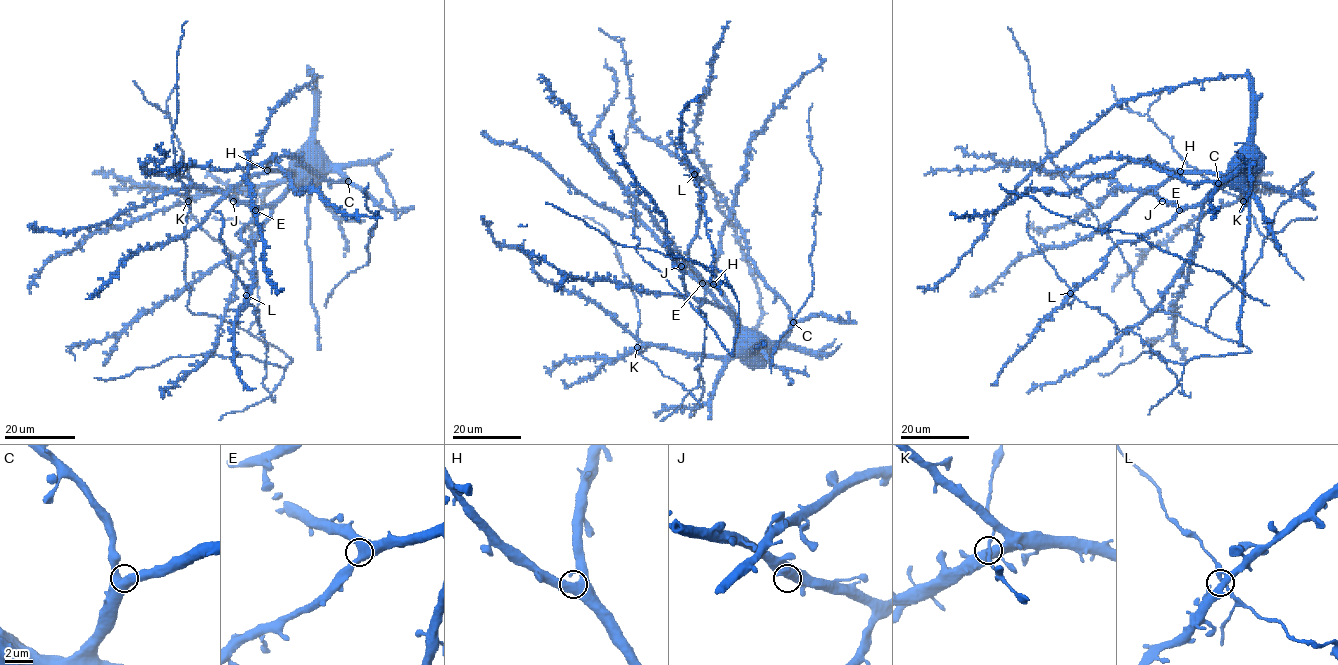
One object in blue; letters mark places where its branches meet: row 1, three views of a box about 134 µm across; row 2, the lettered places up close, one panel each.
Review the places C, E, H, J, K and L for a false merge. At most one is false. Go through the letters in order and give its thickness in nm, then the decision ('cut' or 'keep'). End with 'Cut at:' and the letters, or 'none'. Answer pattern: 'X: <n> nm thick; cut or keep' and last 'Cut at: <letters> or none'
C: 480 nm thick; keep
E: 480 nm thick; keep
H: 440 nm thick; keep
J: 440 nm thick; keep
K: 320 nm thick; keep
L: 200 nm thick; keep
Cut at: none

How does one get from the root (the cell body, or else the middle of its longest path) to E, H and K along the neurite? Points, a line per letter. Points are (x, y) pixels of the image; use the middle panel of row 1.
E: (749, 347), (737, 321), (702, 283)
H: (749, 347), (736, 311), (713, 284)
K: (749, 347), (728, 355), (691, 354), (656, 346), (636, 347)

